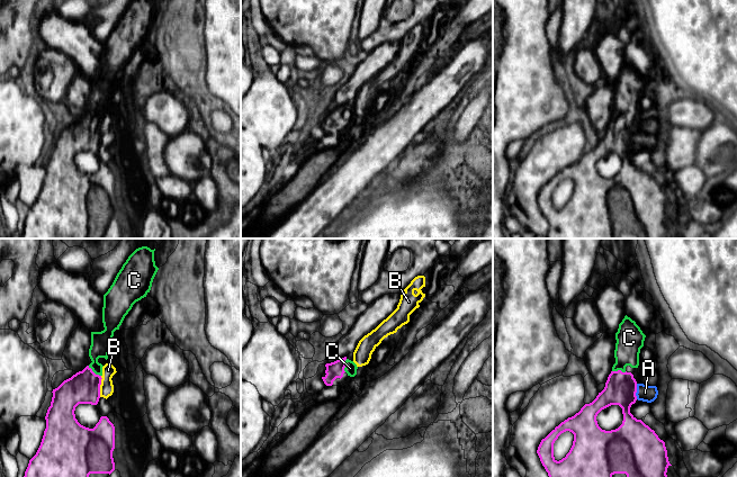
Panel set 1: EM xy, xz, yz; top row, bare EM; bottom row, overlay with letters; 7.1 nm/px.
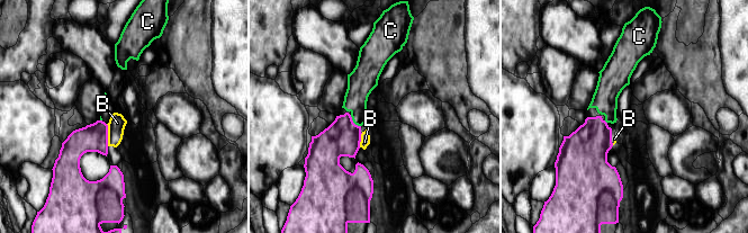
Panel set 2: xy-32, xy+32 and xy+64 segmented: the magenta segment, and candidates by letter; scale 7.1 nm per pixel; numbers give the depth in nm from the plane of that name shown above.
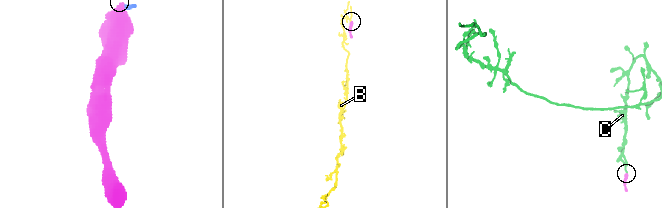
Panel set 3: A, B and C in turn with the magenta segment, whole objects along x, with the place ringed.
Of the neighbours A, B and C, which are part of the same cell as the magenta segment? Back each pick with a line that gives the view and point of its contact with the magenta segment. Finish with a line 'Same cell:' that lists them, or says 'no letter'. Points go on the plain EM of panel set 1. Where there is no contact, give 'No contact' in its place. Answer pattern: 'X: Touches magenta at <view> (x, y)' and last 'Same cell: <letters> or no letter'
C: Touches magenta at xy (93, 120)
Same cell: C

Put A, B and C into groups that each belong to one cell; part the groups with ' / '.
A B / C

